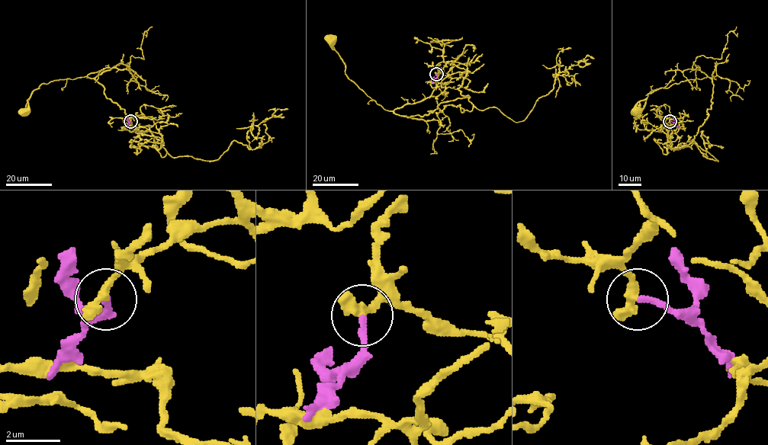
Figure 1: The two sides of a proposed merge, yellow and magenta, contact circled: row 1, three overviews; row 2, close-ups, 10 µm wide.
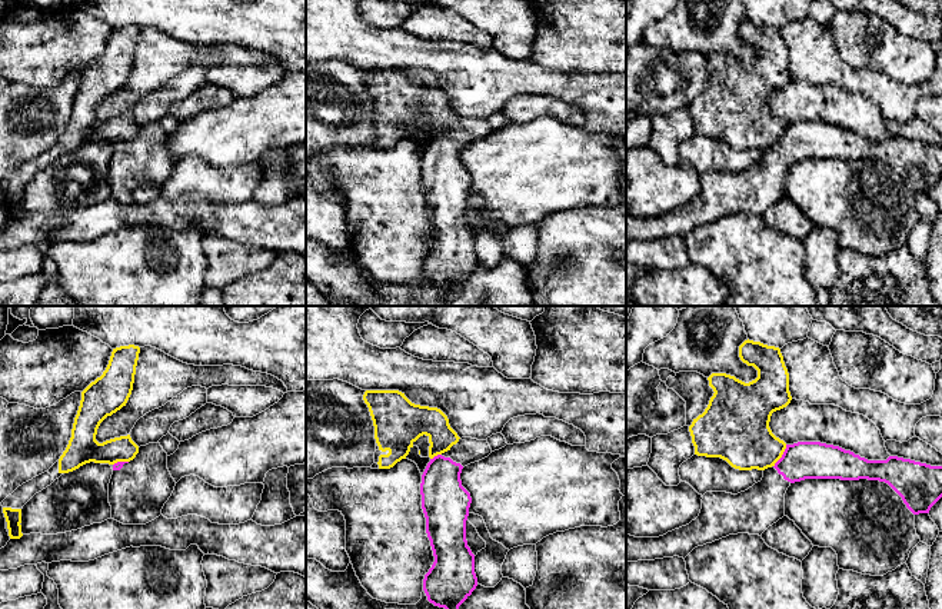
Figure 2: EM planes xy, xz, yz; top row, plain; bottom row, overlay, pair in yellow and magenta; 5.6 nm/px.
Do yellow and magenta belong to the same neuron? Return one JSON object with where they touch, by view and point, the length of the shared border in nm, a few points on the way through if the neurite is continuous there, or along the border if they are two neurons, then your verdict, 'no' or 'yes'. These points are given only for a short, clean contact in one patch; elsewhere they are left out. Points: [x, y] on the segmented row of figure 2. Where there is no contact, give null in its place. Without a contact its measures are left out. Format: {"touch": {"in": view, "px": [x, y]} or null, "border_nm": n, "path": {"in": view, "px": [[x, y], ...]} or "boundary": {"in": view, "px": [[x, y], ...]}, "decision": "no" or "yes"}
{"touch": {"in": "yz", "px": [781, 456]}, "border_nm": 150, "boundary": {"in": "yz", "px": [[786, 445], [782, 456], [774, 466]]}, "decision": "no"}

